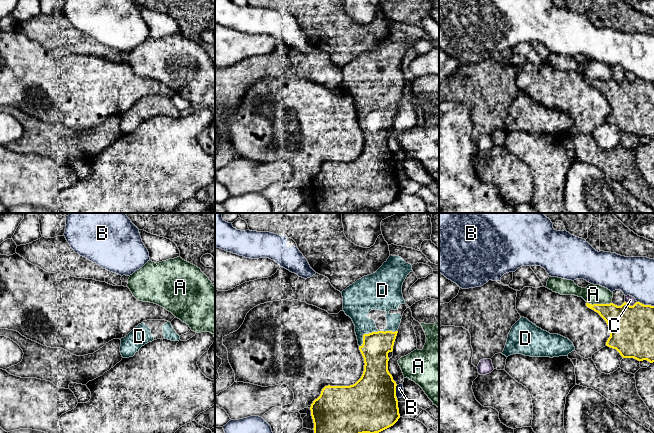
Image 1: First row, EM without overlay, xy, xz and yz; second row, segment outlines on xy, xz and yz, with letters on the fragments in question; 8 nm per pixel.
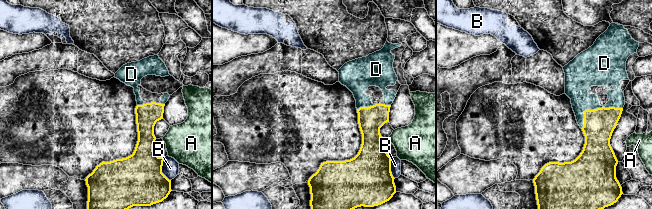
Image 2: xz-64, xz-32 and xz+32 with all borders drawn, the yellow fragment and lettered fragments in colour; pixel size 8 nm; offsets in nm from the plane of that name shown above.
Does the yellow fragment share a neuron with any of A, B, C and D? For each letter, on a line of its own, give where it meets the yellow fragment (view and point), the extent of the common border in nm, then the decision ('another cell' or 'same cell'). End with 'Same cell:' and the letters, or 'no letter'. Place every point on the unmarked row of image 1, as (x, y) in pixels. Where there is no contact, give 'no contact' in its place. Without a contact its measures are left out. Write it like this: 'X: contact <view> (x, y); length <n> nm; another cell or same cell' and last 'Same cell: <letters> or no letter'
A: contact yz (599, 80); length 200 nm; another cell
B: contact yz (645, 81); length 140 nm; another cell
C: contact yz (631, 82); length 100 nm; another cell
D: contact xz (374, 108); length 340 nm; same cell
Same cell: D

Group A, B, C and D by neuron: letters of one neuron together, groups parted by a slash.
A / B / C / D

